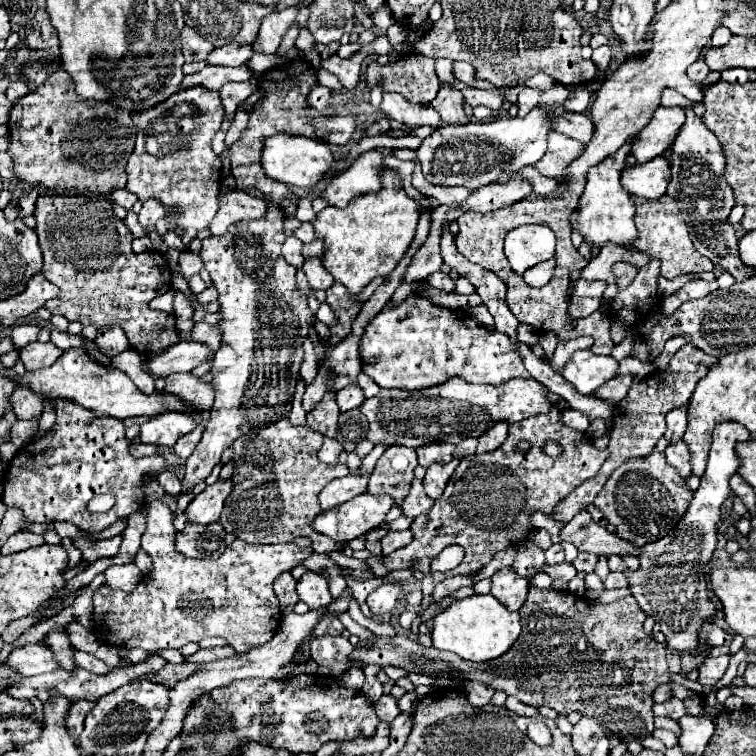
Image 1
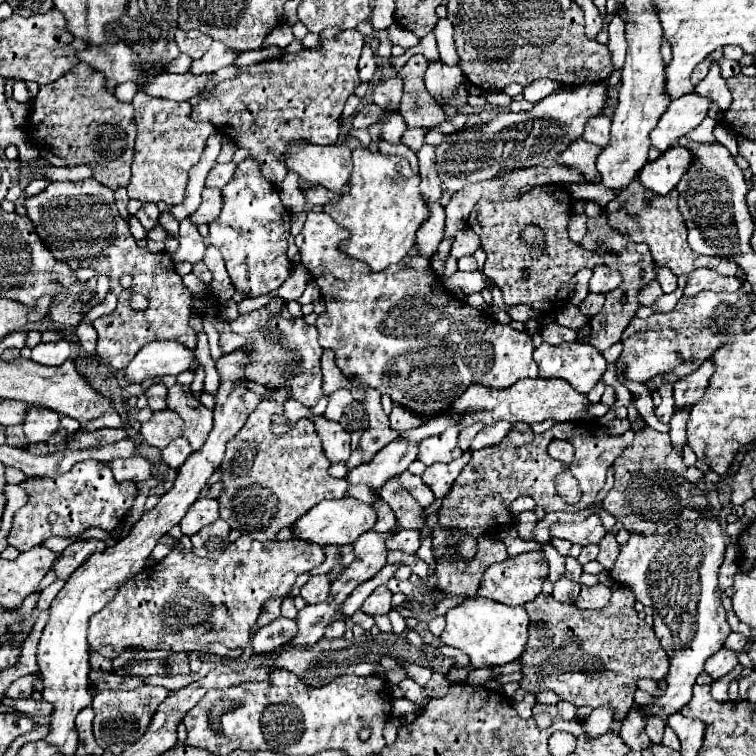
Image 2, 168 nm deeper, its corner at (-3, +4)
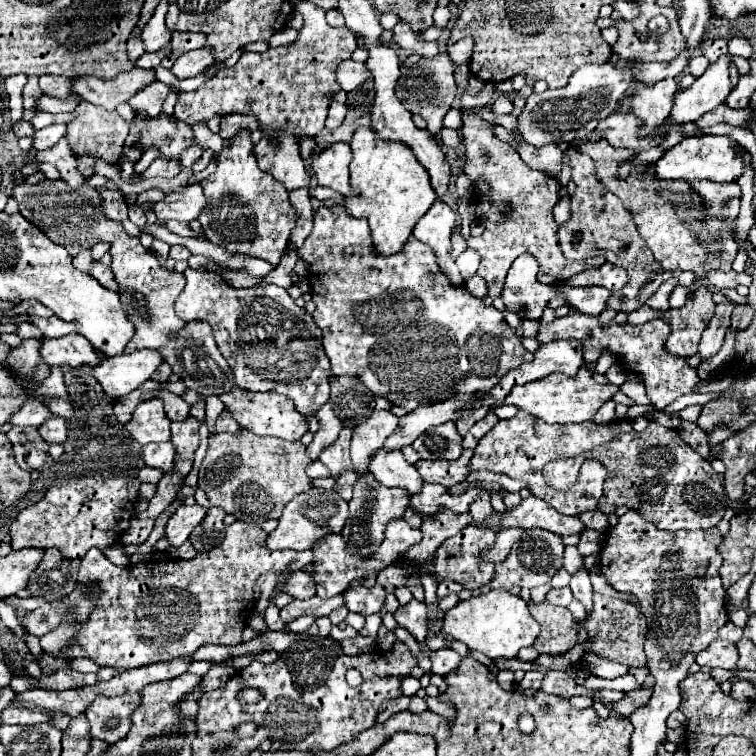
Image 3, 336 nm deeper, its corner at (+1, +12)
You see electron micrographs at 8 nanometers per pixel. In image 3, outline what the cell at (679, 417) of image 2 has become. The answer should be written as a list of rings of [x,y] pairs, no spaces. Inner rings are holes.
[[[570,308],[570,312],[564,318],[556,318],[550,324],[540,324],[536,338],[542,344],[552,342],[552,340],[562,340],[562,338],[574,338],[574,340],[582,342],[586,362],[596,362],[602,352],[610,352],[614,358],[622,360],[630,372],[642,376],[648,398],[652,400],[656,410],[664,410],[678,396],[694,392],[696,384],[700,382],[696,370],[688,364],[688,358],[674,356],[664,350],[668,334],[670,334],[670,320],[666,320],[662,316],[652,318],[640,326],[634,326],[628,322],[616,324],[614,320],[608,326],[602,326],[598,316],[588,316],[576,308]]]

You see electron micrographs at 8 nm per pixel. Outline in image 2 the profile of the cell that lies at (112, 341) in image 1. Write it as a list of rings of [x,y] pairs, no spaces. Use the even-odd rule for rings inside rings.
[[[80,324],[80,326],[78,326],[74,332],[76,332],[76,336],[78,336],[78,340],[80,340],[82,348],[84,348],[88,354],[96,352],[98,332],[94,330],[94,326],[92,326],[92,324]]]

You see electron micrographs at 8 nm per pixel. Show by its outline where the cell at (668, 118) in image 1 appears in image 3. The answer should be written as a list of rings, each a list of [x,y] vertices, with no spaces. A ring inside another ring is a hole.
[[[732,54],[720,56],[714,64],[708,66],[708,70],[700,78],[694,80],[688,90],[676,92],[670,120],[674,124],[696,122],[702,114],[724,104],[724,100],[734,88],[730,80],[730,64]]]

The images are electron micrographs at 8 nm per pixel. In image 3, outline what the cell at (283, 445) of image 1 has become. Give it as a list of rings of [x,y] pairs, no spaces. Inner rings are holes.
[[[242,430],[240,436],[216,434],[208,438],[208,452],[198,472],[198,488],[206,492],[212,506],[234,514],[236,520],[260,526],[264,520],[278,520],[294,496],[312,488],[312,480],[306,474],[310,462],[302,442],[262,438],[246,430]]]

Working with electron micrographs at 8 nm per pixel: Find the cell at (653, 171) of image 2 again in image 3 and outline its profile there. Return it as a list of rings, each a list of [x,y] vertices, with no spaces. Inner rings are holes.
[[[696,136],[686,138],[674,148],[666,150],[666,154],[656,162],[656,176],[662,180],[712,180],[712,182],[736,182],[746,168],[746,162],[742,160],[744,148],[728,138],[728,136]]]

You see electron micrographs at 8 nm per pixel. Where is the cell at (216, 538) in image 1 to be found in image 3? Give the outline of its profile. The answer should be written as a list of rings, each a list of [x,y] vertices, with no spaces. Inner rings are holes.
[[[210,508],[206,512],[204,520],[192,530],[188,540],[198,552],[216,548],[222,542],[222,536],[224,536],[224,522],[222,520],[224,520],[224,516],[226,516],[226,512],[222,512],[222,508]]]

